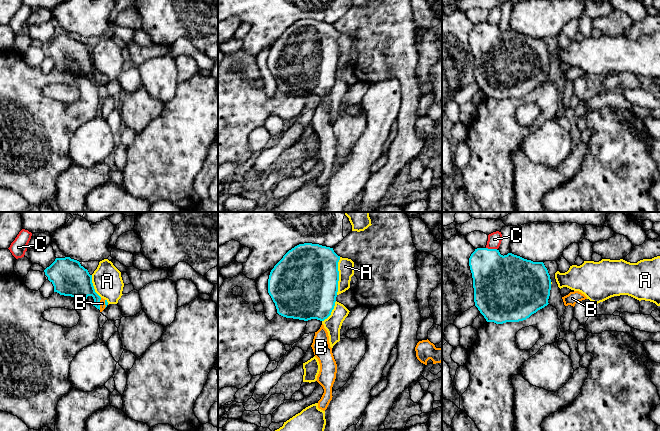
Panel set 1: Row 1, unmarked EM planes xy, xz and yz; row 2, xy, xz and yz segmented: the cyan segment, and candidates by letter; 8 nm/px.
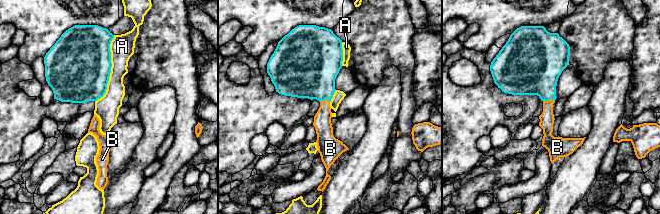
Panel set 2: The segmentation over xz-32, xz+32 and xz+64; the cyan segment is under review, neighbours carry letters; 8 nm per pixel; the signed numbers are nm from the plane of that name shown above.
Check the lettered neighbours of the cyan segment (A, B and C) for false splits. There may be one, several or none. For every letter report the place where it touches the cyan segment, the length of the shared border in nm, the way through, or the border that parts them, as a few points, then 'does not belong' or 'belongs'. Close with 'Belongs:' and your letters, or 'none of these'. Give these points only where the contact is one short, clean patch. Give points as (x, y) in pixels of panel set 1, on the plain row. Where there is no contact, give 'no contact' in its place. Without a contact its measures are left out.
A: meets cyan in xz at (338, 52); contact 300 nm long; does not belong
B: meets cyan in xy at (99, 80); contact 100 nm long; runs through xy (77, 58), (89, 66), (99, 80), (102, 78); belongs
C: meets cyan in yz at (491, 25); contact 90 nm long; does not belong
Belongs: B

